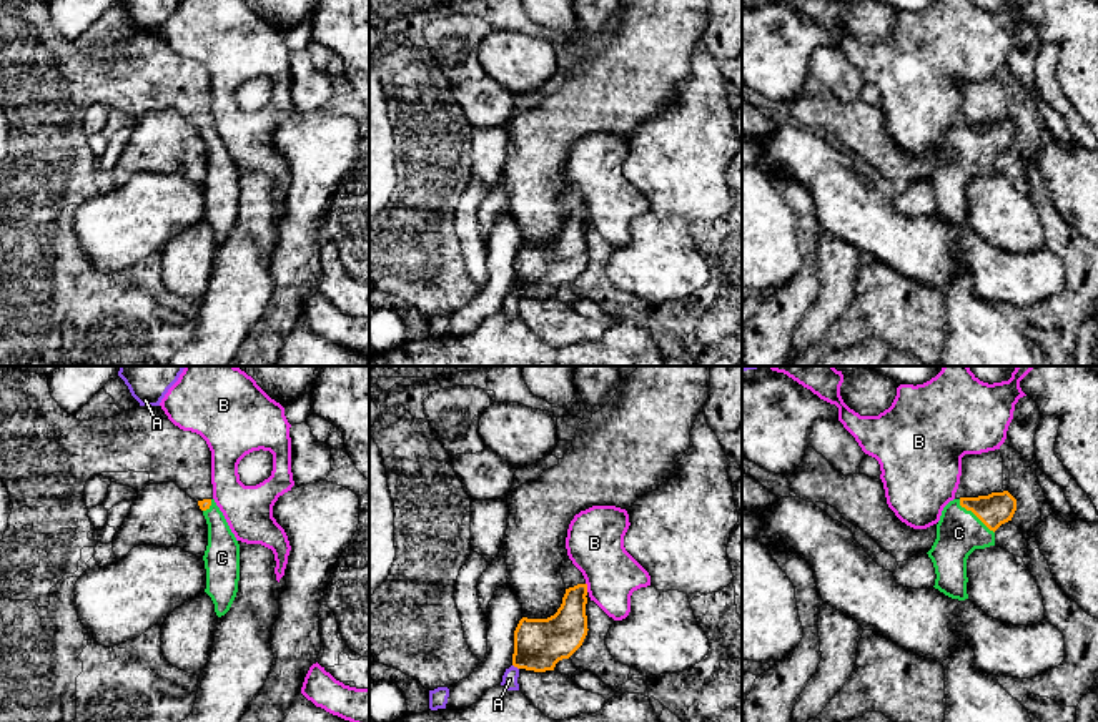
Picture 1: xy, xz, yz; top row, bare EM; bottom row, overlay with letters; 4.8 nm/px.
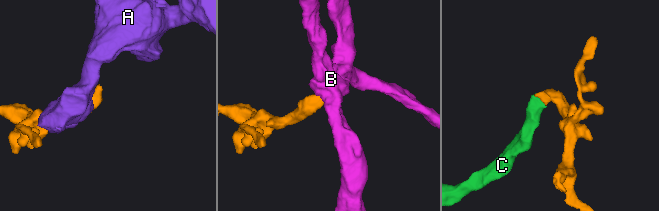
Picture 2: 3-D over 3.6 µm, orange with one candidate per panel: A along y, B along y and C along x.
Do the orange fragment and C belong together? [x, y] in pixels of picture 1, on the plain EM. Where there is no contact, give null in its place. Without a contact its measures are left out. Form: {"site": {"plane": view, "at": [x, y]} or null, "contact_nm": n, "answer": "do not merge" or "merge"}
{"site": {"plane": "yz", "at": [975, 142]}, "contact_nm": 240, "answer": "merge"}

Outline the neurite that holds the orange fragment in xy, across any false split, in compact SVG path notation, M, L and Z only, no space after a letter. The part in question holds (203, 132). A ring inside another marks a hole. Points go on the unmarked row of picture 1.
M215 126L198 128L208 151L208 173L203 183L206 196L205 220L218 245L225 243L238 220L240 171Z

